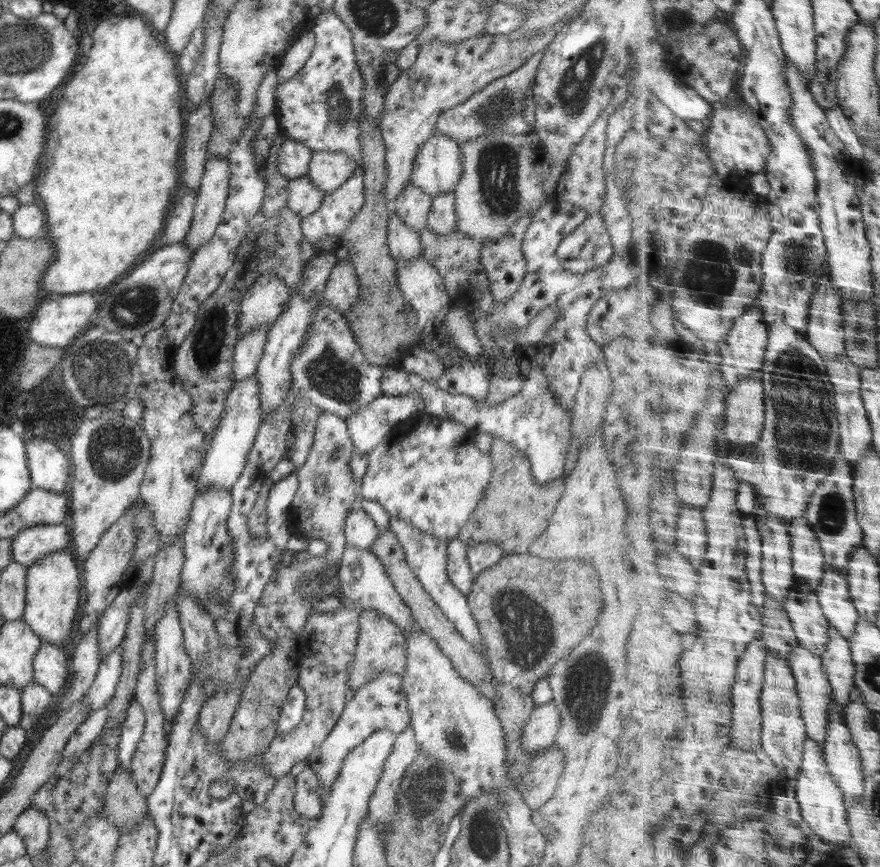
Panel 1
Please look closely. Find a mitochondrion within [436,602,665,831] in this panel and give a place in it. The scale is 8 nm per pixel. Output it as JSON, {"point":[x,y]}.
{"point":[583,682]}

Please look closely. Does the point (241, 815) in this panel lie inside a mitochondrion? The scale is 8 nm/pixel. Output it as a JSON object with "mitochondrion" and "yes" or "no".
{"mitochondrion":"no"}

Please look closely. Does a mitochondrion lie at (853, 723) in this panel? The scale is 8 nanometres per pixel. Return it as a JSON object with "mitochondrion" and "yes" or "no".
{"mitochondrion":"no"}

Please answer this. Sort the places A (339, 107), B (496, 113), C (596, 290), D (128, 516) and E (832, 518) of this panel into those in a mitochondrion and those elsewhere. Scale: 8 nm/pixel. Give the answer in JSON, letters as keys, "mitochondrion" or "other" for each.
{"A":"mitochondrion","B":"mitochondrion","C":"other","D":"other","E":"mitochondrion"}

